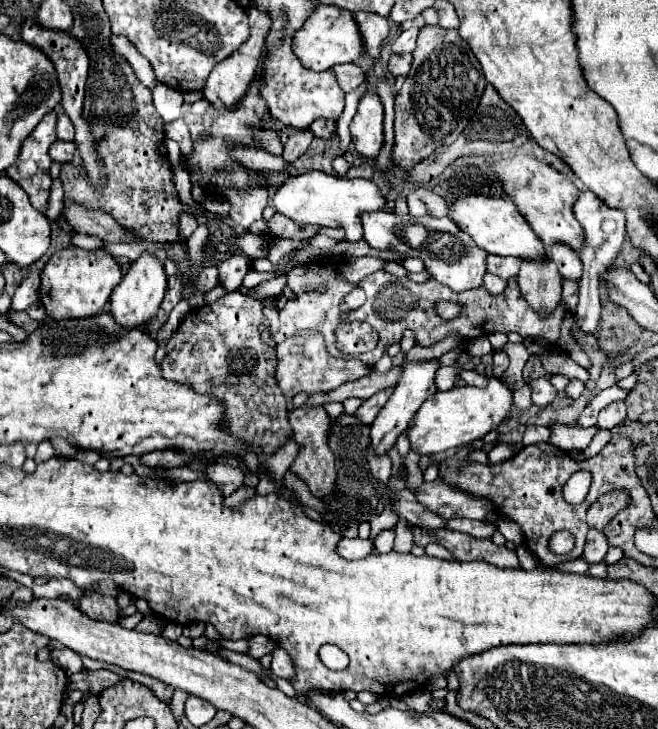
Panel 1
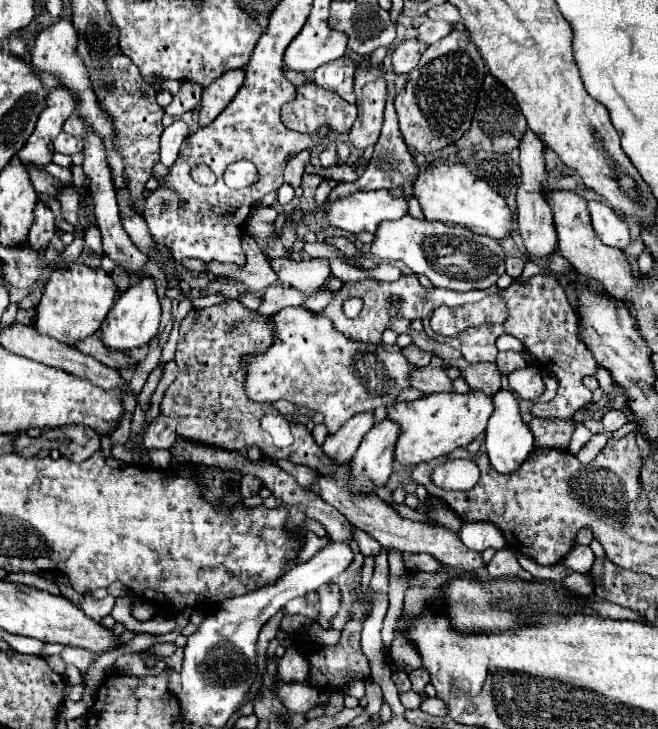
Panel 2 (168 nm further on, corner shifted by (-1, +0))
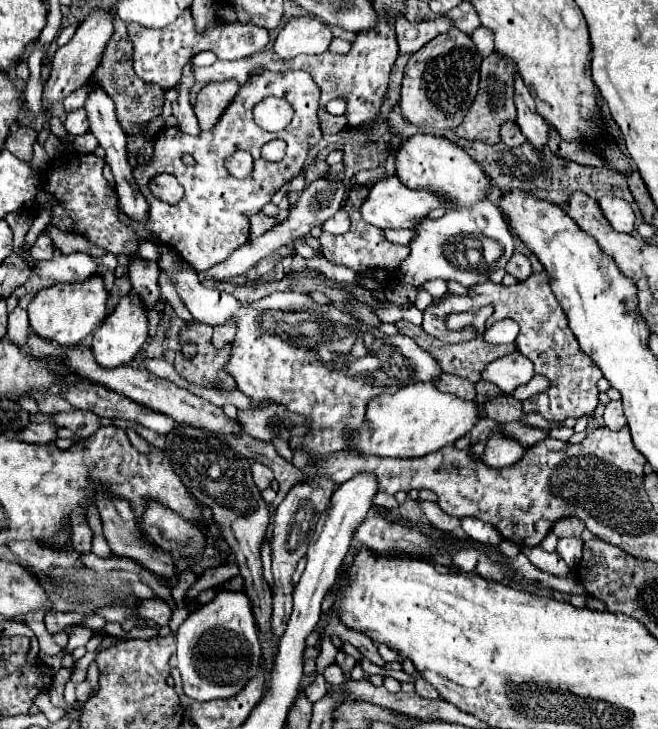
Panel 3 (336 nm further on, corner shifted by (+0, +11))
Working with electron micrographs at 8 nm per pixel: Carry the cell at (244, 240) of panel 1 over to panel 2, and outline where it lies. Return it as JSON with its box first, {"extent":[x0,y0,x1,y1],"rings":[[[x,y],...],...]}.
{"extent":[268,258,330,296],"rings":[[[268,258],[272,270],[278,274],[282,284],[296,286],[306,296],[312,296],[318,286],[330,276],[330,264],[326,260],[302,260],[296,262],[292,258]]]}

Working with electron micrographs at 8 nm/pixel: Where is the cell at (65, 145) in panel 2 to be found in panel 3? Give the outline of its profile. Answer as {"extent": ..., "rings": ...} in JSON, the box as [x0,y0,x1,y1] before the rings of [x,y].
{"extent":[65,109,87,135],"rings":[[[77,109],[73,113],[67,113],[67,119],[65,119],[65,129],[67,133],[71,135],[83,135],[87,131],[87,117],[85,117],[85,109]]]}

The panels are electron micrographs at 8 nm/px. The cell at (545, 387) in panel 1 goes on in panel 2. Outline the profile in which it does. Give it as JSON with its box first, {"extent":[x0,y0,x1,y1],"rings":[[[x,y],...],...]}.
{"extent":[508,366,544,400],"rings":[[[528,366],[522,370],[514,370],[508,374],[508,388],[516,392],[524,400],[536,400],[544,392],[544,382],[536,366]]]}

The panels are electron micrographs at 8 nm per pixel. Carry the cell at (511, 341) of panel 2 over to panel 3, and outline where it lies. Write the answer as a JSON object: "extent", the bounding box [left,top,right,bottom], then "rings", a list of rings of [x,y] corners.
{"extent":[483,319,519,345],"rings":[[[503,319],[493,327],[489,327],[483,333],[483,339],[489,345],[507,345],[507,343],[515,343],[517,335],[519,335],[519,325],[511,319]]]}

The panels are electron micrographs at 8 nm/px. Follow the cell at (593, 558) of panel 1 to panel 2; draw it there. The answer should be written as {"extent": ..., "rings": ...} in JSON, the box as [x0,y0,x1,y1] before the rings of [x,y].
{"extent":[562,546,596,572],"rings":[[[576,546],[564,560],[562,564],[572,570],[572,572],[590,572],[590,564],[594,564],[596,556],[590,550],[590,546]]]}

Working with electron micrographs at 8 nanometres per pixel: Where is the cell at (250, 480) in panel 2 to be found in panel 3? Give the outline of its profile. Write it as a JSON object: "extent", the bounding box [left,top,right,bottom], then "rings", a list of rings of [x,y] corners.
{"extent":[251,463,273,491],"rings":[[[253,463],[251,473],[253,473],[253,481],[255,481],[255,485],[257,485],[261,491],[267,489],[267,487],[271,485],[271,481],[273,481],[273,471],[271,471],[269,467],[261,465],[261,463]]]}

